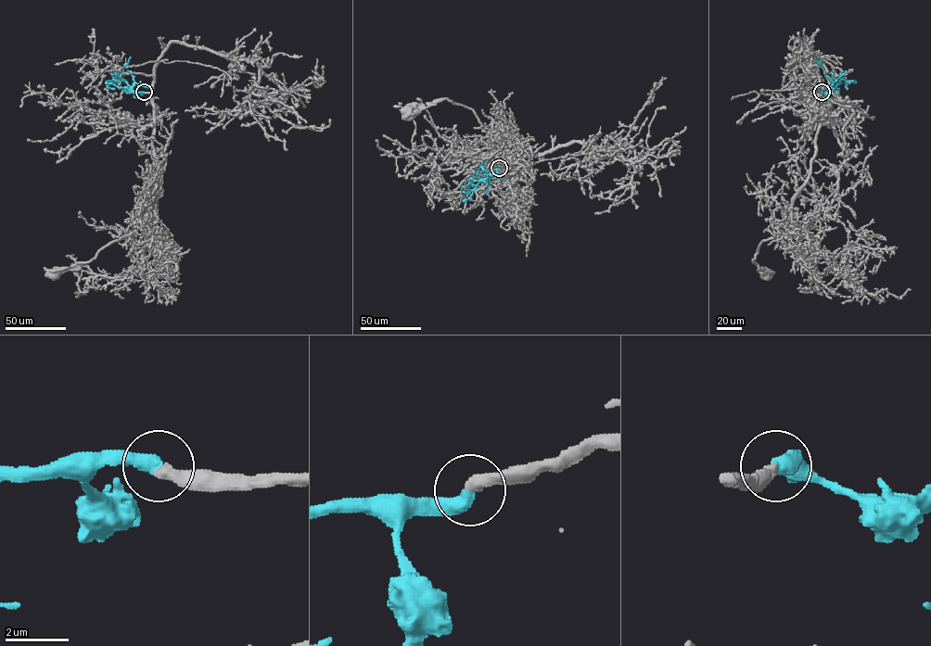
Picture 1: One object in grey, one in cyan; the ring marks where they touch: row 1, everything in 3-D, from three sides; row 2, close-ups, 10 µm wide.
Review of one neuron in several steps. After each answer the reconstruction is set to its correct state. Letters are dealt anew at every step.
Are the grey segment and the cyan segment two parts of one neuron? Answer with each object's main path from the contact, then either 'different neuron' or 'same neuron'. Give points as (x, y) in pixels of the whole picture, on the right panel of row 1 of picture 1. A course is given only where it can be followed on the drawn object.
grey runs (822, 92), (815, 156), (809, 178), (793, 203), (792, 225), (775, 237), (765, 239), (753, 259), (764, 273); cyan runs (822, 92), (829, 90), (838, 78), (844, 79), (847, 89); same neuron

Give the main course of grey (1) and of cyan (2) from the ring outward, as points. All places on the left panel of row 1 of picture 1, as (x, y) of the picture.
1: (144, 92), (151, 94), (153, 156), (161, 173), (147, 221), (88, 261), (52, 273)
2: (144, 92), (134, 92), (121, 78), (115, 79), (107, 86), (115, 89)

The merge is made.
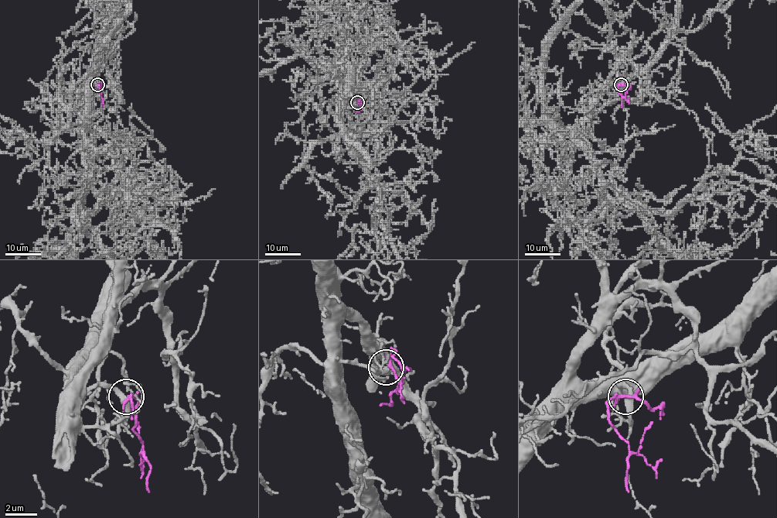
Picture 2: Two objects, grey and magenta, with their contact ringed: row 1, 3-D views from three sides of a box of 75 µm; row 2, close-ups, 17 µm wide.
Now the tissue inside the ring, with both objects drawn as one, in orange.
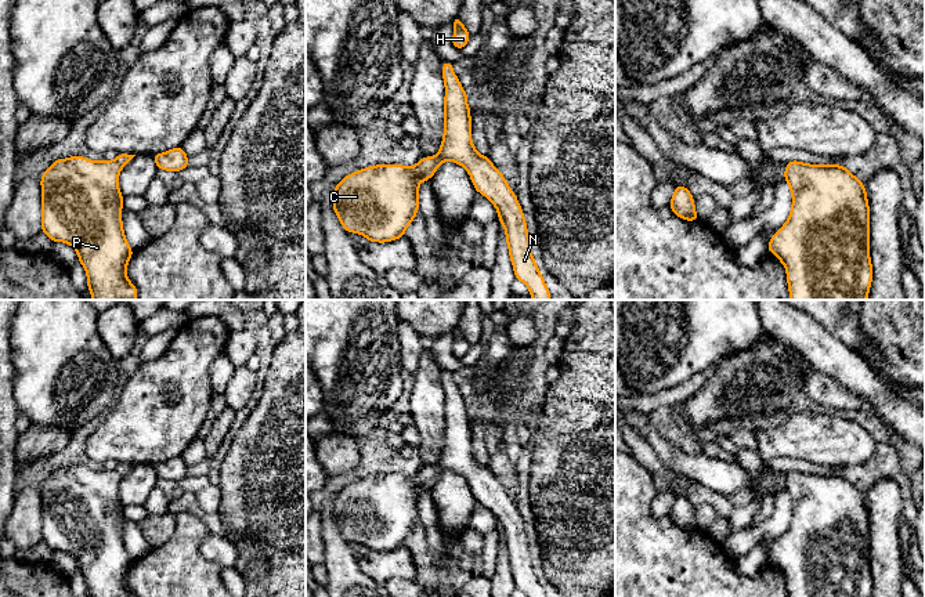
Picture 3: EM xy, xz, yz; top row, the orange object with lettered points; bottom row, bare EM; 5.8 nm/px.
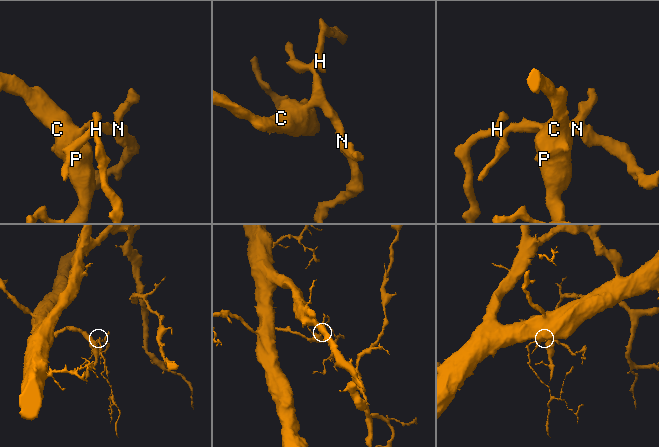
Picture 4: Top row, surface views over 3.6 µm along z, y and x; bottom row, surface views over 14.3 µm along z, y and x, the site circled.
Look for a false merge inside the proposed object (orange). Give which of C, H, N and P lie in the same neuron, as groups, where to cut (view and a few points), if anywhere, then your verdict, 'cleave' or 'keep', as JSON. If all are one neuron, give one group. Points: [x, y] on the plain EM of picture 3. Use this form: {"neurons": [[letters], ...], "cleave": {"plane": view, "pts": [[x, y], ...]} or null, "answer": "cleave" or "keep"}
{"neurons": [["C", "H", "N", "P"]], "cleave": null, "answer": "keep"}

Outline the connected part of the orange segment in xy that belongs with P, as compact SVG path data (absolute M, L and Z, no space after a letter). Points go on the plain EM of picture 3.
M136 464L94 471L57 468L41 485L41 540L75 557L88 597L136 597L126 586L133 558L122 533L118 488Z

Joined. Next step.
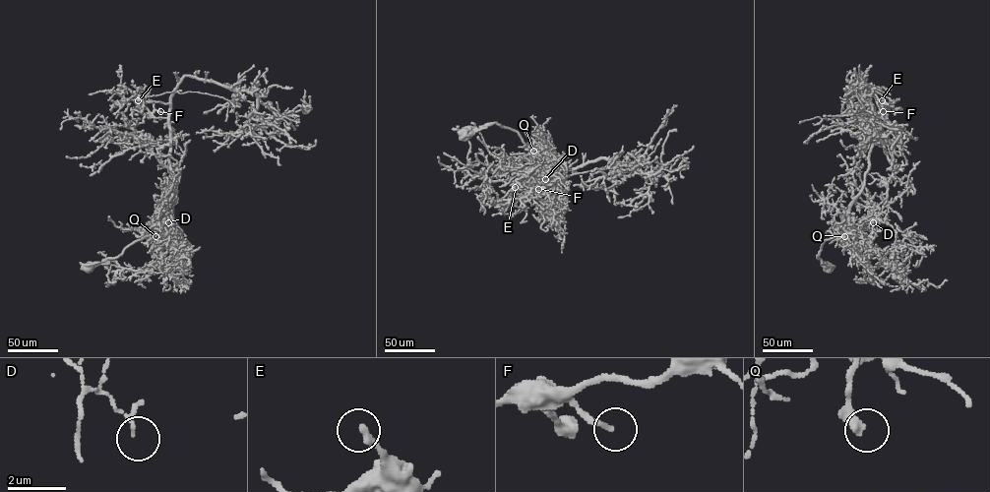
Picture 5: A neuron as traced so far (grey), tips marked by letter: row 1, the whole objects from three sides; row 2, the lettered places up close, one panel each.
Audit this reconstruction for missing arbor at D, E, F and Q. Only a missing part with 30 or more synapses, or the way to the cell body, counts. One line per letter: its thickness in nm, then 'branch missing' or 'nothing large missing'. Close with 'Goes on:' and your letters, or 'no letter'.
D: 90 nm | nothing large missing
E: 260 nm | nothing large missing
F: 160 nm | nothing large missing
Q: 320 nm | branch missing
Goes on: Q

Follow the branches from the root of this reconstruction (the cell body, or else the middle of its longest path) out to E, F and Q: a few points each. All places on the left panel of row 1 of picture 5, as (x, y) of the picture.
E: (86, 267), (105, 264), (158, 230), (175, 197), (169, 120), (154, 117), (138, 100)
F: (86, 267), (105, 264), (162, 225), (176, 185), (169, 161), (169, 120), (152, 115), (154, 110), (160, 111)
Q: (86, 267), (105, 264), (135, 242), (154, 233), (155, 236)

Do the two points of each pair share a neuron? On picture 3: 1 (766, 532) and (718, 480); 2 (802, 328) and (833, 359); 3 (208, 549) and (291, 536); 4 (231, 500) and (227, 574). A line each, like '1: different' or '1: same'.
1: different
2: same
3: different
4: different

